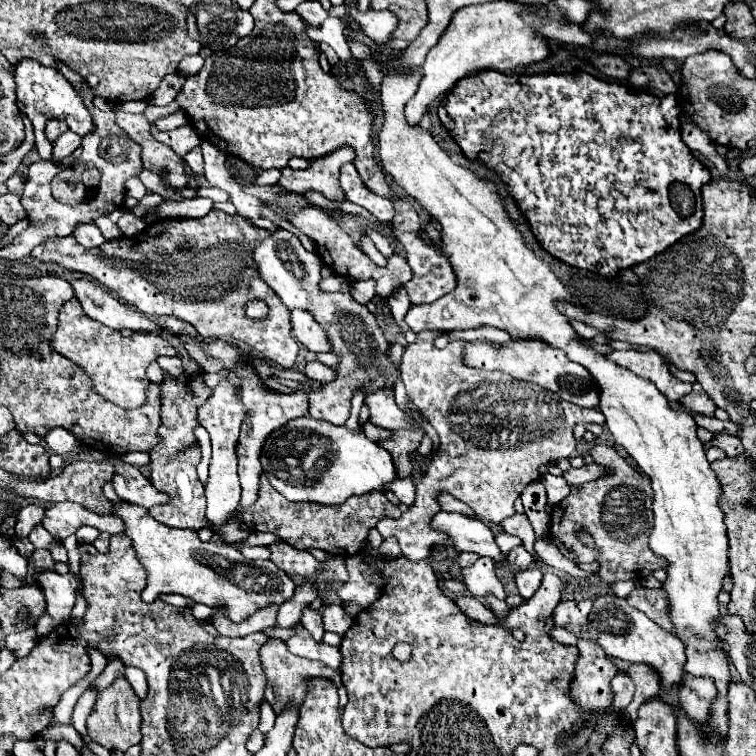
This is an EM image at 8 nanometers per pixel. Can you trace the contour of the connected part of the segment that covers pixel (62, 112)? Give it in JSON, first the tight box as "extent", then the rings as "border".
{"extent":[13,60,93,160],"border":[[[23,60],[17,68],[13,68],[13,72],[15,72],[15,82],[17,82],[17,104],[19,104],[21,112],[29,116],[29,120],[35,128],[35,147],[41,159],[52,160],[52,145],[44,132],[45,122],[49,118],[63,120],[69,126],[69,130],[73,130],[81,138],[87,136],[89,132],[93,132],[93,120],[89,116],[89,110],[85,110],[85,104],[83,104],[79,92],[69,84],[69,80],[65,80],[65,76],[61,76],[53,68],[45,68],[41,64],[37,64],[35,60]]]}

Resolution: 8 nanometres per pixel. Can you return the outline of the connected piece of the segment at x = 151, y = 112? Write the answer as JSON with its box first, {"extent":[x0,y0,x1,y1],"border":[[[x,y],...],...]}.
{"extent":[144,101,180,124],"border":[[[173,101],[167,106],[163,107],[148,105],[145,109],[144,116],[150,124],[154,124],[157,118],[160,118],[161,116],[167,116],[177,110],[180,110],[180,106],[176,101]]]}

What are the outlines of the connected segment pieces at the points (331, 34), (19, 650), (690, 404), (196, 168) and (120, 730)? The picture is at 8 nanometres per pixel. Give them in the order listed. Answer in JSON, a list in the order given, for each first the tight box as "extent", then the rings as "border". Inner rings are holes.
[{"extent":[307,18,351,62],"border":[[[333,18],[333,22],[321,24],[321,28],[307,24],[307,33],[311,40],[327,42],[337,52],[337,56],[347,62],[347,60],[351,60],[351,50],[349,50],[345,36],[343,36],[343,28],[345,28],[345,20]]]},{"extent":[5,630,39,658],"border":[[[25,630],[25,632],[17,632],[17,634],[9,634],[5,638],[5,646],[17,658],[25,658],[37,646],[37,642],[39,642],[39,638],[37,638],[35,630]]]},{"extent":[679,384,717,416],"border":[[[693,384],[693,390],[691,390],[687,396],[683,396],[679,402],[681,402],[685,408],[695,410],[695,412],[705,414],[705,416],[713,416],[715,410],[717,410],[717,406],[715,406],[713,400],[707,396],[707,392],[701,388],[701,384]]]},{"extent":[183,146,203,176],"border":[[[199,146],[193,148],[183,160],[187,162],[187,166],[191,168],[191,172],[193,172],[195,176],[203,176],[203,154],[201,154],[201,148],[199,148]]]},{"extent":[91,676,141,748],"border":[[[119,676],[109,688],[105,688],[101,694],[97,694],[97,704],[91,712],[91,738],[99,744],[107,744],[107,748],[129,748],[139,744],[141,740],[141,712],[139,712],[139,696],[133,692],[131,684],[125,680],[125,676]]]}]

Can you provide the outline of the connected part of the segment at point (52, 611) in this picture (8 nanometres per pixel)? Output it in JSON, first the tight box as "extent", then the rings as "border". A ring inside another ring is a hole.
{"extent":[37,570,81,624],"border":[[[43,570],[37,574],[37,584],[45,594],[47,614],[55,620],[55,624],[65,624],[75,606],[75,592],[81,582],[73,574]]]}

